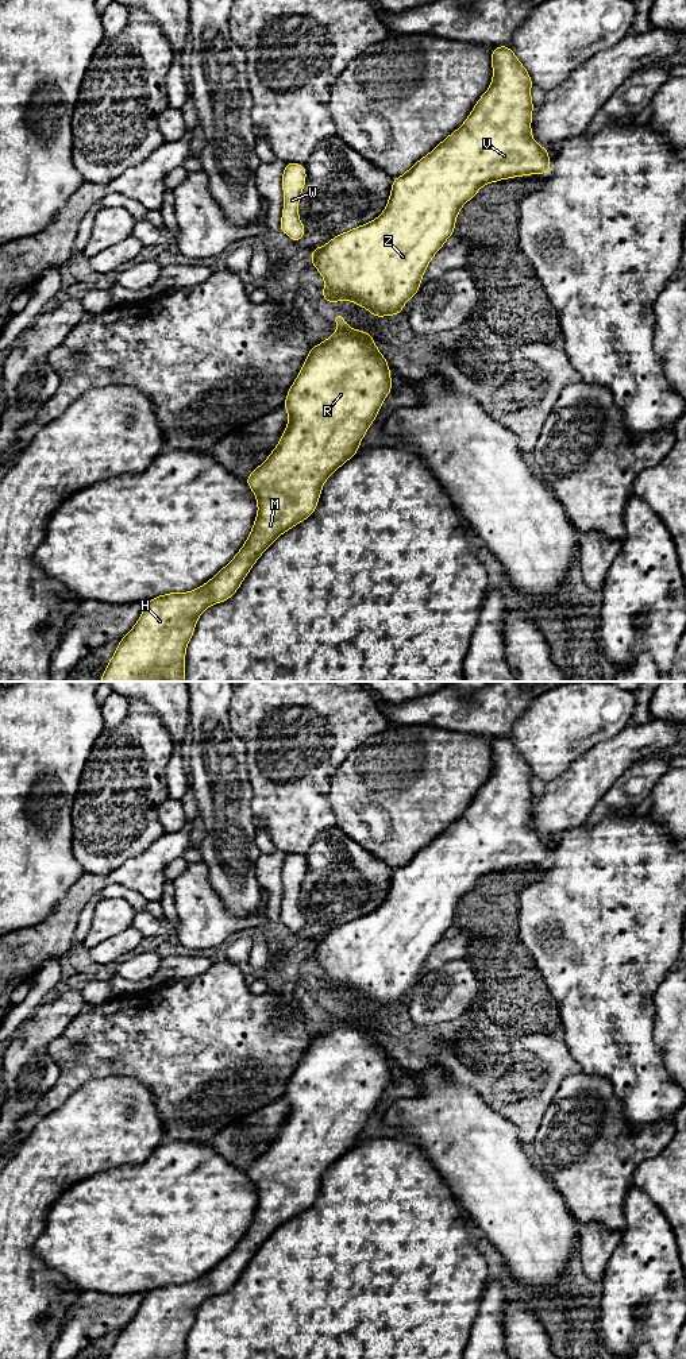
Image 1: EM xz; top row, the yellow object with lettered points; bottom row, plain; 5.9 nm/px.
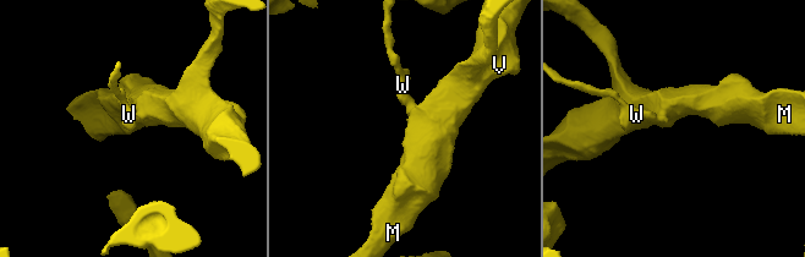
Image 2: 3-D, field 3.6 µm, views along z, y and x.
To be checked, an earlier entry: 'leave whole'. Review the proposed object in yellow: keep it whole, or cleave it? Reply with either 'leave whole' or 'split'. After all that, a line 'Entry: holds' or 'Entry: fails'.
split
Entry: fails

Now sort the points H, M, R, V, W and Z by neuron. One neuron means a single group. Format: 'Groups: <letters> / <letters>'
Groups: H M R V Z / W

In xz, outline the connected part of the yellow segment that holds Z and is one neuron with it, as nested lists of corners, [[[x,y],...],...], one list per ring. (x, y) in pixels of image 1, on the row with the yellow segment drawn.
[[[508,45],[492,50],[492,67],[492,84],[465,123],[404,175],[393,178],[385,211],[320,248],[312,265],[325,281],[320,293],[327,304],[350,300],[375,318],[401,314],[402,306],[420,290],[431,259],[454,235],[460,208],[483,185],[550,171],[548,148],[532,139],[533,81],[529,73]]]

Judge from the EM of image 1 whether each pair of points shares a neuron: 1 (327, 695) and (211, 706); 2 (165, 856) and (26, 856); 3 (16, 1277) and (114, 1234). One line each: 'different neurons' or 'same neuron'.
1: different neurons
2: different neurons
3: different neurons

